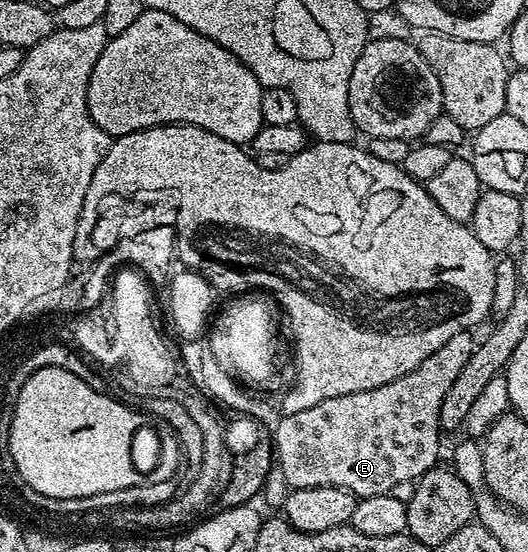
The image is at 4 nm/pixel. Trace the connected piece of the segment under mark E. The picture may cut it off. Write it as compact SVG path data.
M469 331L451 335L451 339L447 339L447 343L443 343L437 351L427 355L427 359L423 359L410 373L399 375L399 379L391 379L391 383L383 383L383 387L375 387L371 391L355 391L355 395L339 395L335 399L323 399L323 403L315 403L315 407L307 407L307 411L295 411L295 415L281 417L278 420L277 430L274 431L273 437L271 436L271 445L275 450L276 468L278 470L281 468L281 477L286 481L286 486L289 489L298 489L299 487L327 487L330 485L351 491L360 499L371 495L392 493L395 483L416 482L417 478L434 468L438 464L437 456L441 453L440 435L442 436L443 430L440 423L443 399L447 395L447 391L451 391L451 383L455 383L455 379L459 379L459 371L463 371L463 367L467 367L467 359L471 359L475 348L473 335Z

